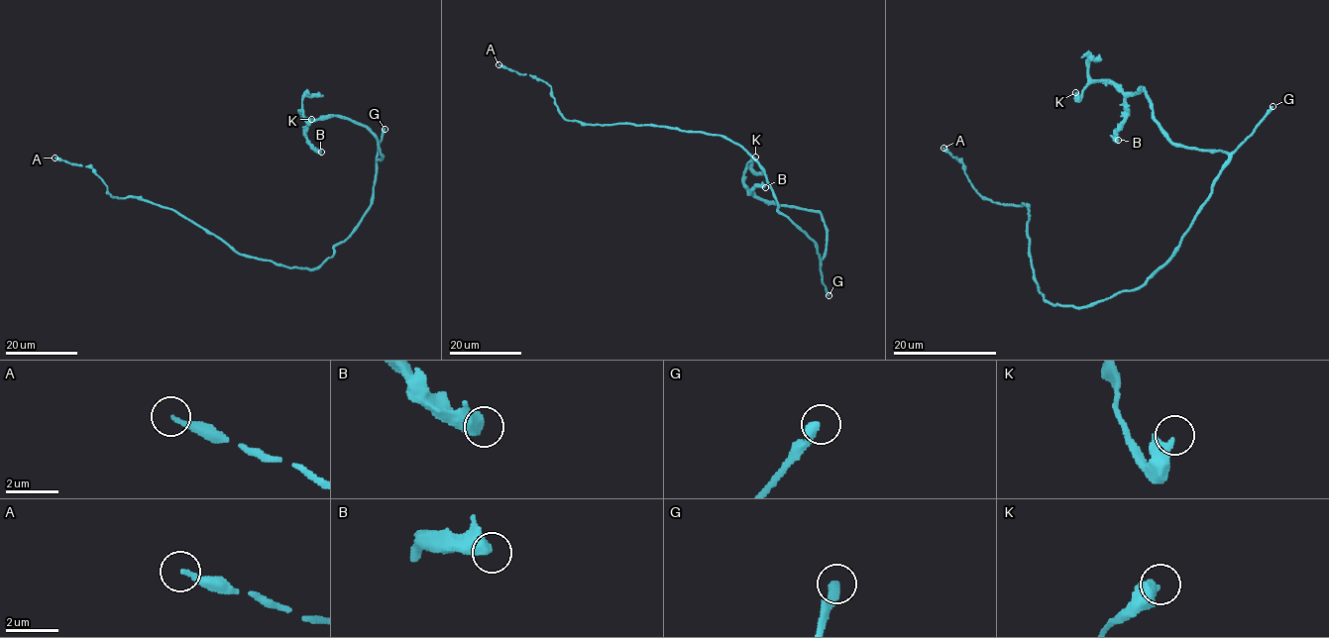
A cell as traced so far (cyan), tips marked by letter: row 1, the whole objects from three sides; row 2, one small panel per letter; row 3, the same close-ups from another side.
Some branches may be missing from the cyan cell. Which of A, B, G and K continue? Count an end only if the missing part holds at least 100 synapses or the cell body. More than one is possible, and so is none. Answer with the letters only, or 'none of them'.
G

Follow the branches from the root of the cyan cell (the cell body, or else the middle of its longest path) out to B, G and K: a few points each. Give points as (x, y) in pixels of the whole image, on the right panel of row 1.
B: (1112, 295), (1140, 287), (1171, 255), (1229, 159), (1177, 147), (1144, 88), (1125, 99), (1118, 140)
G: (1112, 295), (1140, 287), (1171, 255), (1208, 197), (1212, 182), (1229, 156), (1273, 106)
K: (1112, 295), (1140, 287), (1171, 255), (1229, 156), (1177, 147), (1144, 88), (1123, 93), (1093, 80), (1075, 92)

